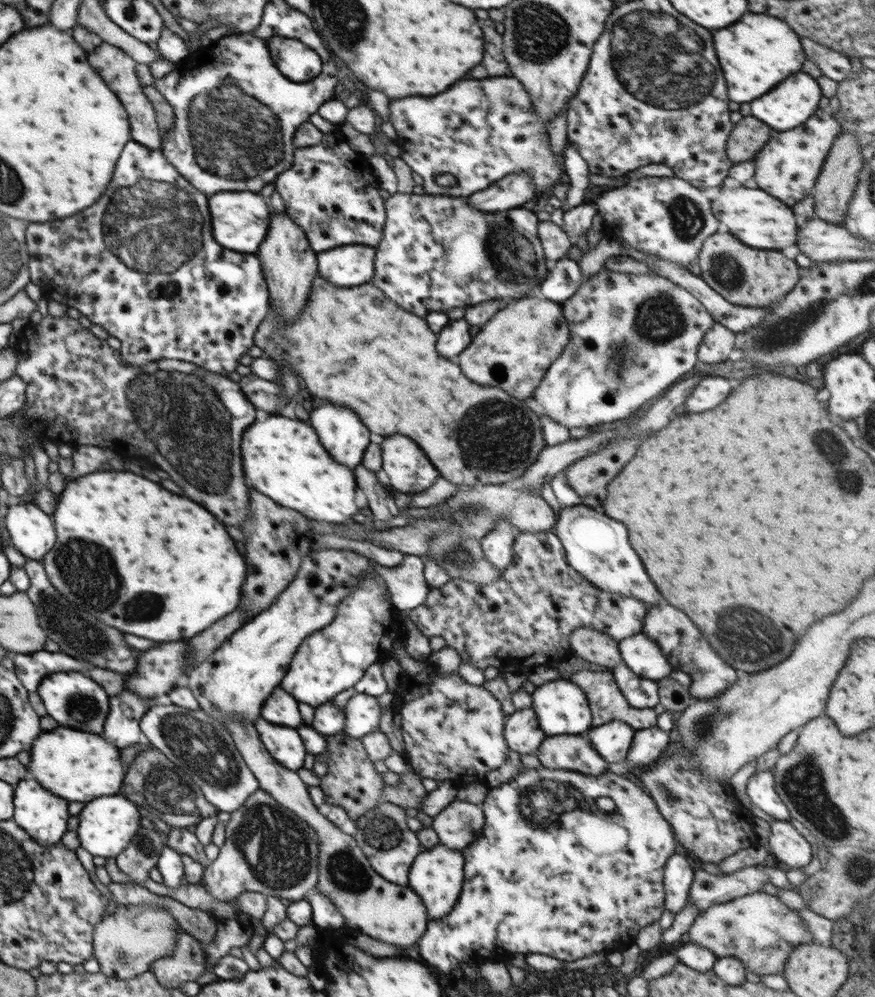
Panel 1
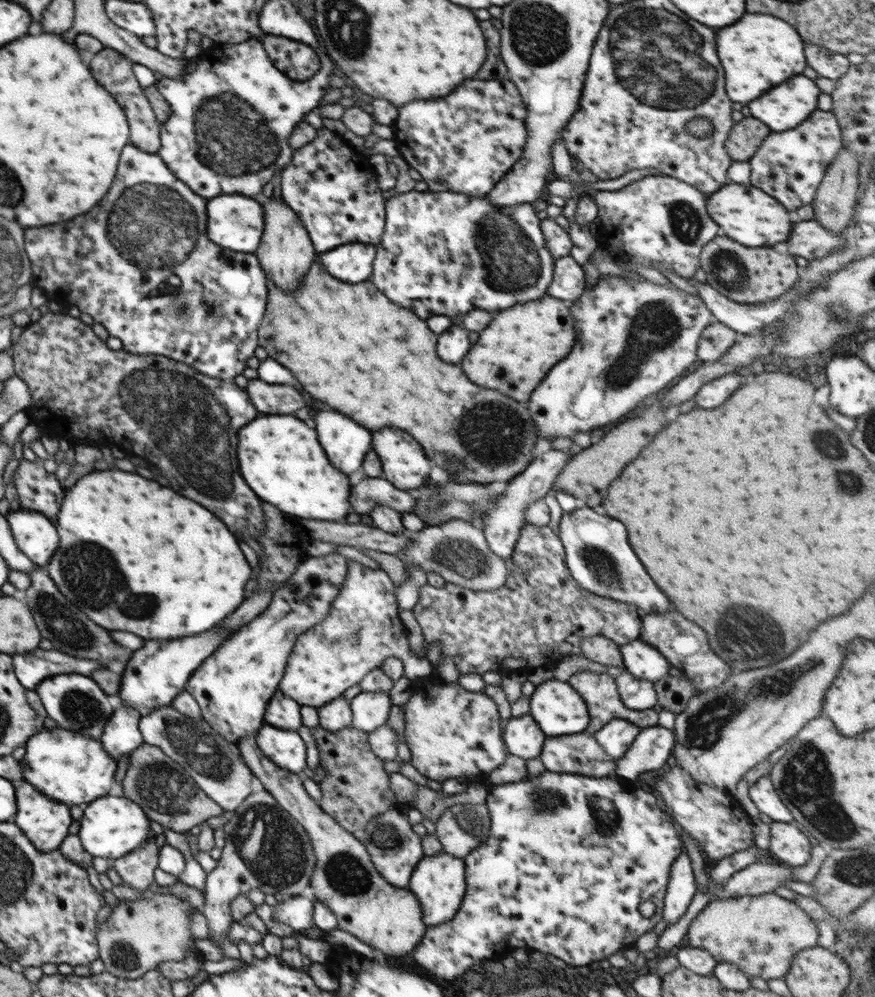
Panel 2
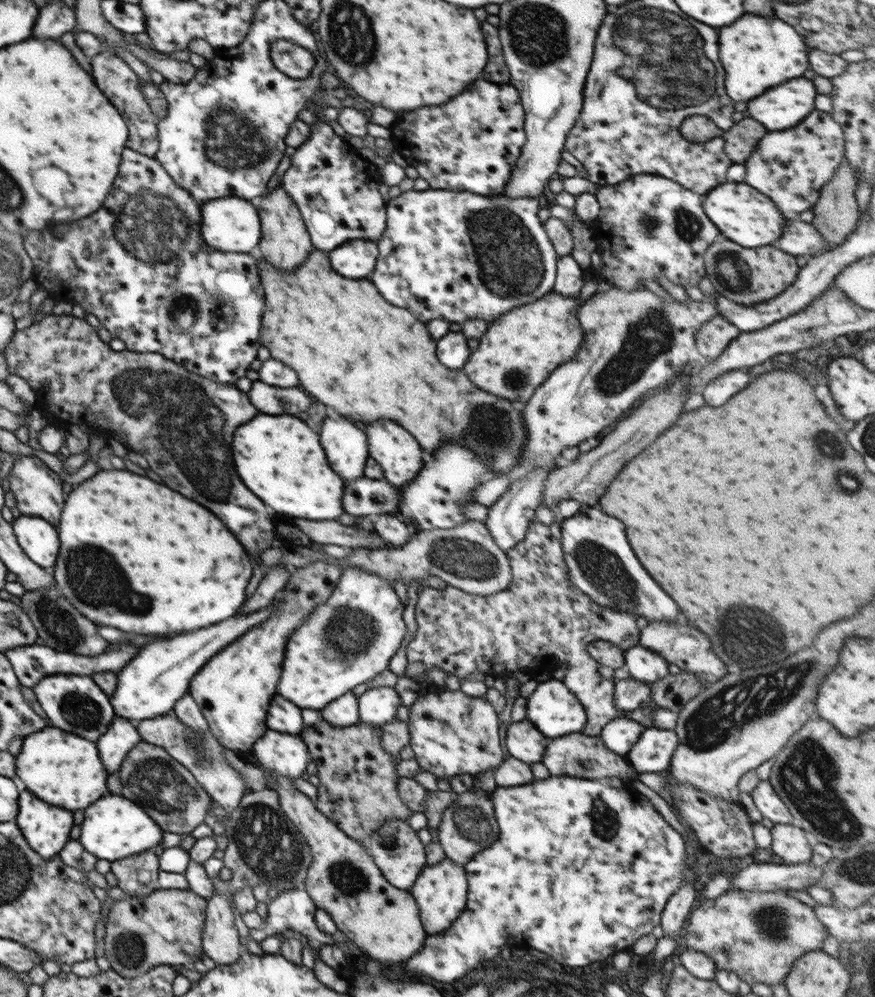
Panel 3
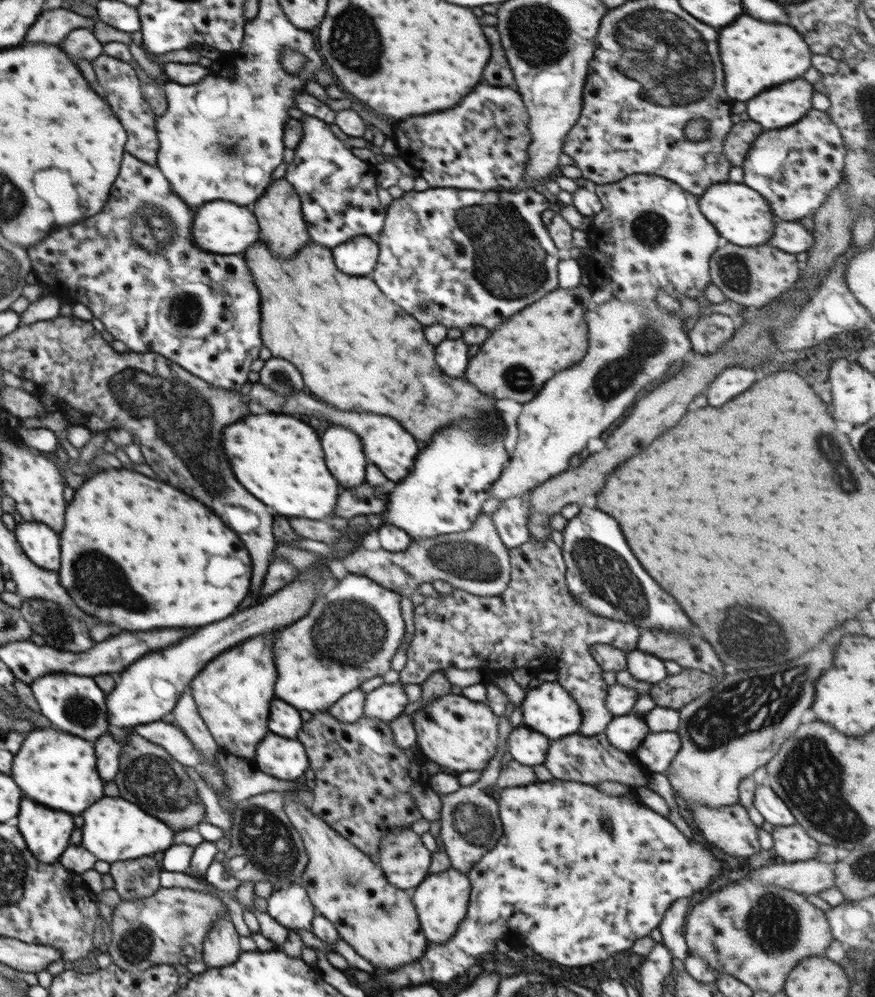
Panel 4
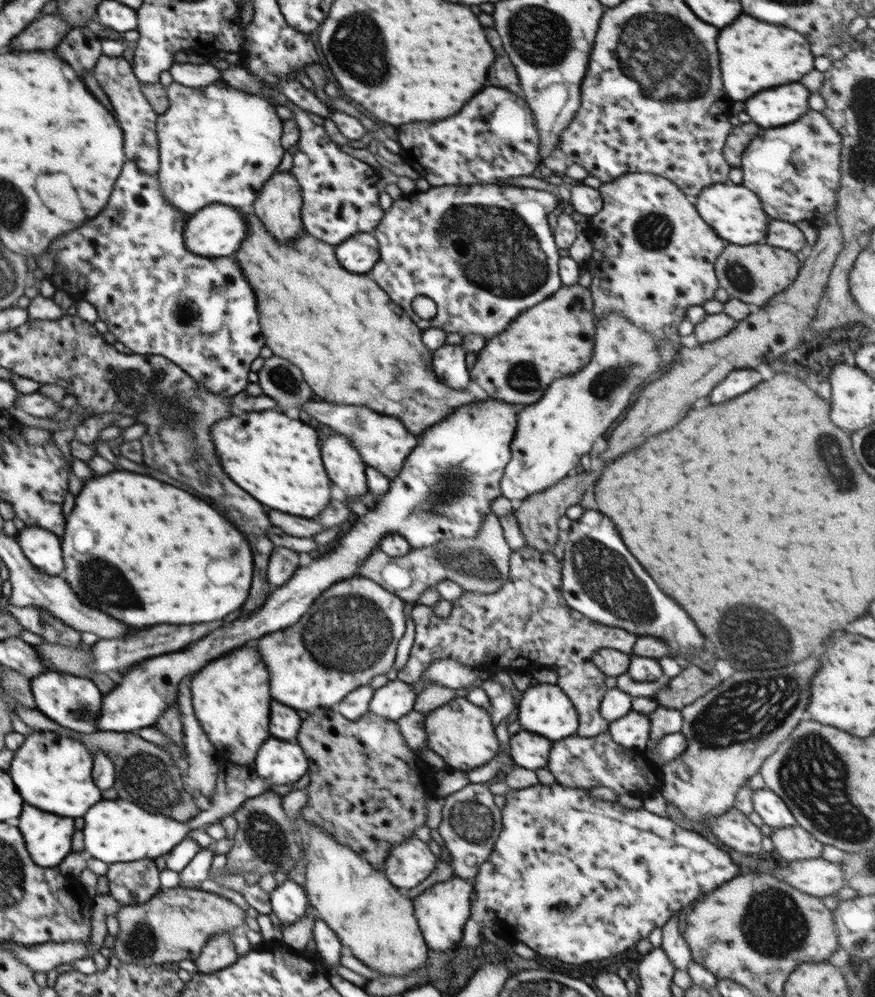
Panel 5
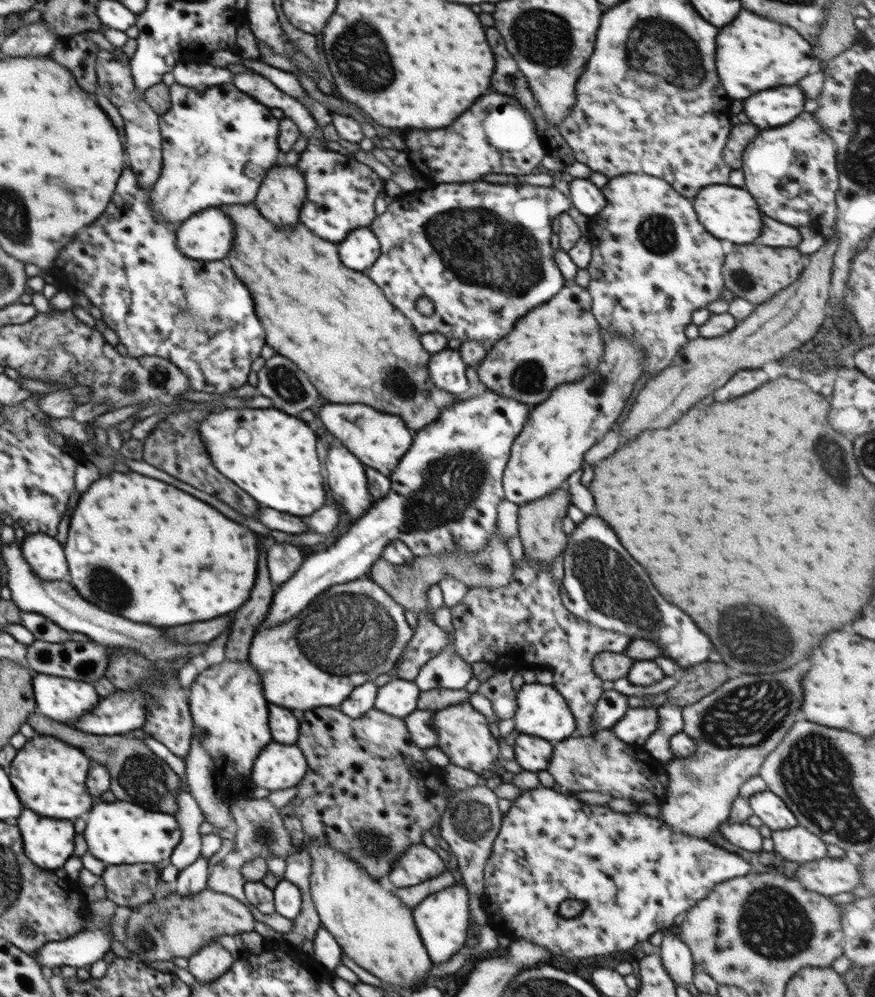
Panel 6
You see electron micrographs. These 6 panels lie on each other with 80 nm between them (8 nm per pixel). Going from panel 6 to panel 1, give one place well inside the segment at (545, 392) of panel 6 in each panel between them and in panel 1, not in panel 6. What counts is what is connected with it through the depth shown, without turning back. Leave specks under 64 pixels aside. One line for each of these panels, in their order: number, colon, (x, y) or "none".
1: (514, 349)
2: (519, 347)
3: (518, 353)
4: (550, 335)
5: (556, 338)

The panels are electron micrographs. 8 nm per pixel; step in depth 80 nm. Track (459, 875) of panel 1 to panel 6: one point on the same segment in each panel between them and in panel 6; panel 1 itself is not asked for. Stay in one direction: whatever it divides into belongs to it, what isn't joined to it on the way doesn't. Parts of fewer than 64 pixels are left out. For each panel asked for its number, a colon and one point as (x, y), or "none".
2: (438, 881)
3: (440, 891)
4: (441, 900)
5: (442, 910)
6: (443, 918)

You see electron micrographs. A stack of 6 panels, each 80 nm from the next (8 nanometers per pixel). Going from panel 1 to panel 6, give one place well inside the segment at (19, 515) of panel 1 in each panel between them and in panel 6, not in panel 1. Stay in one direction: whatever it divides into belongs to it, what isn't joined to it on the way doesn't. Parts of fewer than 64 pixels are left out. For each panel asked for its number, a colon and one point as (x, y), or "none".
2: (37, 537)
3: (39, 539)
4: (41, 544)
5: (43, 548)
6: (45, 555)

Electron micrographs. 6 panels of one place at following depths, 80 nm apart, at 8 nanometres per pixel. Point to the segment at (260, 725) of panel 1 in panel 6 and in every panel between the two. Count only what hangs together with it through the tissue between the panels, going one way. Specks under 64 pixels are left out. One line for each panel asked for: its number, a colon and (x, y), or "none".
2: (285, 748)
3: (287, 754)
4: (283, 758)
5: (281, 762)
6: (278, 766)

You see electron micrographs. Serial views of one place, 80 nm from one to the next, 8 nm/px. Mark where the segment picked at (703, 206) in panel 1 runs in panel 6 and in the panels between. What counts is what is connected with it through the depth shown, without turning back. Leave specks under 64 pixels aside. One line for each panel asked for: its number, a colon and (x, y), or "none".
2: (661, 219)
3: (656, 228)
4: (651, 229)
5: (653, 257)
6: (654, 263)

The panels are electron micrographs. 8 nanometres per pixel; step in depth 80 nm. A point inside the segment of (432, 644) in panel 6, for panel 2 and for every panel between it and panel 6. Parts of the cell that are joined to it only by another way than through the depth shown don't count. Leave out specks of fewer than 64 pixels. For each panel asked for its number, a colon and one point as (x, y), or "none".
2: (536, 629)
3: (550, 622)
4: (536, 622)
5: (481, 627)

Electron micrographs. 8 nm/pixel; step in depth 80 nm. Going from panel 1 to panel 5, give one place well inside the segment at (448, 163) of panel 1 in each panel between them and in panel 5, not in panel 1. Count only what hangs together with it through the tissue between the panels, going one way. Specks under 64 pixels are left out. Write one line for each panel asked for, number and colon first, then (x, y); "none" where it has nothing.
2: (465, 143)
3: (471, 144)
4: (482, 144)
5: (494, 138)

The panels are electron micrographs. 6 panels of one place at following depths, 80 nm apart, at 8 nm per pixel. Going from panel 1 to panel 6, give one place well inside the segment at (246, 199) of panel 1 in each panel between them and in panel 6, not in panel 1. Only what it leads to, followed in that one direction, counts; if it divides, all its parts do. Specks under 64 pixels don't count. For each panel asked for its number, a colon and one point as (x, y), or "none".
2: (235, 222)
3: (228, 224)
4: (218, 227)
5: (216, 231)
6: (206, 236)

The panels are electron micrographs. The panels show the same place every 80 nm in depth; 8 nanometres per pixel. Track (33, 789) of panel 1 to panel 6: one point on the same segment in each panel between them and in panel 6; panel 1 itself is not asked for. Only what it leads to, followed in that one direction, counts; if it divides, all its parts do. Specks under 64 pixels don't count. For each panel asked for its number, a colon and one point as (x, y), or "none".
2: (45, 823)
3: (46, 828)
4: (47, 833)
5: (48, 838)
6: (48, 843)

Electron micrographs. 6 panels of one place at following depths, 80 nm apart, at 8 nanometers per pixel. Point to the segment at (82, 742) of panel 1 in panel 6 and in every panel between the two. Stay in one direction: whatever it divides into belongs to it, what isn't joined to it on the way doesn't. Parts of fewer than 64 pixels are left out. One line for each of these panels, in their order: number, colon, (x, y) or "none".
2: (70, 768)
3: (65, 770)
4: (52, 767)
5: (52, 772)
6: (49, 776)

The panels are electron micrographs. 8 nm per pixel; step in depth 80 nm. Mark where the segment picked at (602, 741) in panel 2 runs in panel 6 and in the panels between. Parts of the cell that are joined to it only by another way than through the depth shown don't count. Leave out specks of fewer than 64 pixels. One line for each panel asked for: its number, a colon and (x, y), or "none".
3: (621, 734)
4: (627, 733)
5: (633, 730)
6: (639, 723)

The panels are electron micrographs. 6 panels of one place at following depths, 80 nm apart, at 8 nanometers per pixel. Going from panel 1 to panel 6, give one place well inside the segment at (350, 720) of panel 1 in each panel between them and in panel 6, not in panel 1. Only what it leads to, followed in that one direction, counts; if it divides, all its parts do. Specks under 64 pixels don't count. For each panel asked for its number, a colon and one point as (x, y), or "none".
2: (370, 709)
3: (377, 706)
4: (386, 703)
5: (396, 698)
6: (399, 697)

